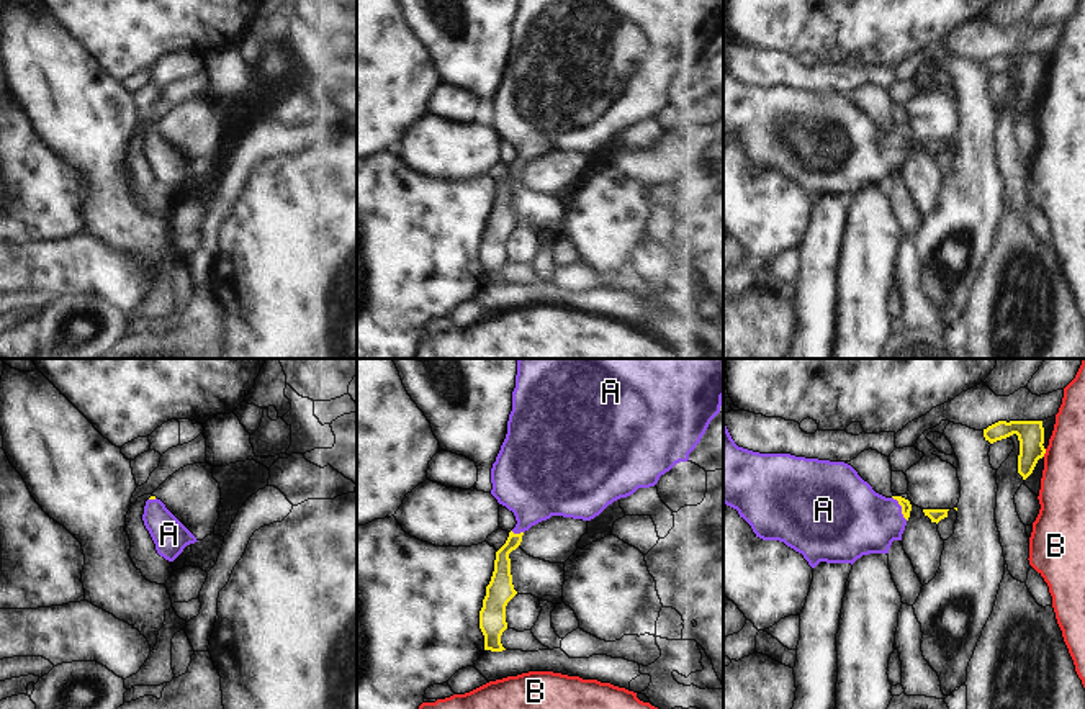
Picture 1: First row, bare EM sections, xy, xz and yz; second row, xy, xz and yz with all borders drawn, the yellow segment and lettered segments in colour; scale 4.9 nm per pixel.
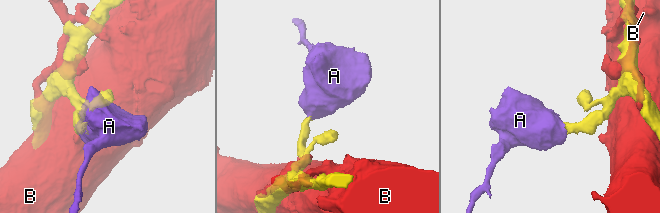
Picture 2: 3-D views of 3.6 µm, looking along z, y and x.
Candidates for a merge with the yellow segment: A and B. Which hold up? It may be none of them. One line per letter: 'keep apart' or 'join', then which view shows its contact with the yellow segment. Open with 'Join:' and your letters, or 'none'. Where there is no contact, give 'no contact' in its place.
Join: A
A: join; contact in yz
B: keep apart; contact in yz

